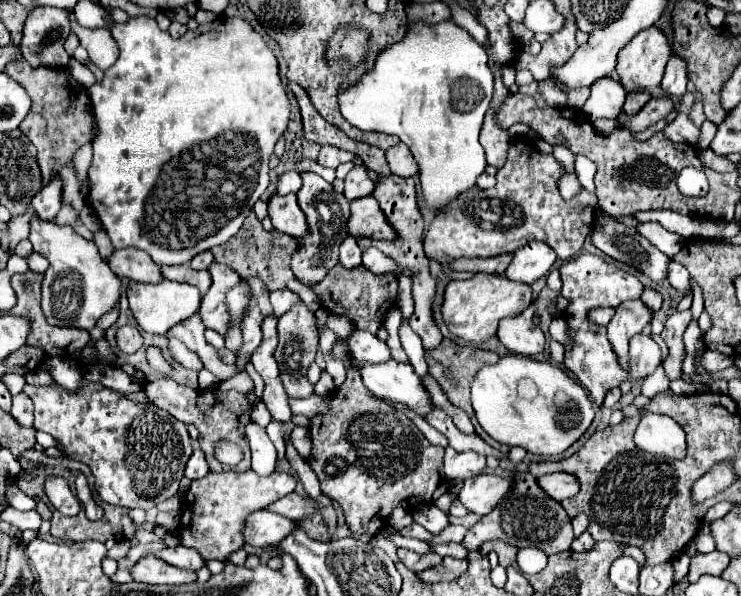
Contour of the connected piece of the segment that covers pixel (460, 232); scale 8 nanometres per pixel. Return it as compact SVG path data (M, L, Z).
M524 136L510 140L508 160L496 174L496 180L498 180L496 186L490 190L480 190L478 186L466 190L452 202L452 206L448 208L448 212L444 216L438 214L434 218L432 226L428 228L426 240L424 240L426 256L434 258L438 262L452 262L460 256L488 258L488 256L498 256L504 252L514 252L516 248L524 246L530 240L542 240L554 248L558 258L570 260L572 256L576 256L580 252L584 238L592 230L594 210L596 210L596 194L582 188L574 198L564 200L558 190L558 180L564 174L566 174L564 166L552 154L544 154L544 152L536 150L532 146L532 142L528 142Z

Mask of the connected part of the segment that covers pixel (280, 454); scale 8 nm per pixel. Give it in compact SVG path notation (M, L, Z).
M273 419L266 427L268 437L272 440L276 448L278 460L284 459L285 457L285 443L283 438L286 434L291 433L294 427L295 425L292 421L287 423L279 423Z

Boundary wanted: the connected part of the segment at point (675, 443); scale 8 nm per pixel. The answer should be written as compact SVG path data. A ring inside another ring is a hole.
M638 410L636 416L640 416L640 424L634 432L634 442L640 450L674 460L684 458L686 438L684 430L678 426L674 418L644 410Z

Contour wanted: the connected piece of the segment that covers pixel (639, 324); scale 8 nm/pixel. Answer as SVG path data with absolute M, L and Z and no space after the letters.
M640 298L622 302L616 308L616 314L608 324L608 340L612 342L612 348L616 350L624 370L628 370L628 340L642 332L644 326L650 324L652 316L654 310L648 308Z

